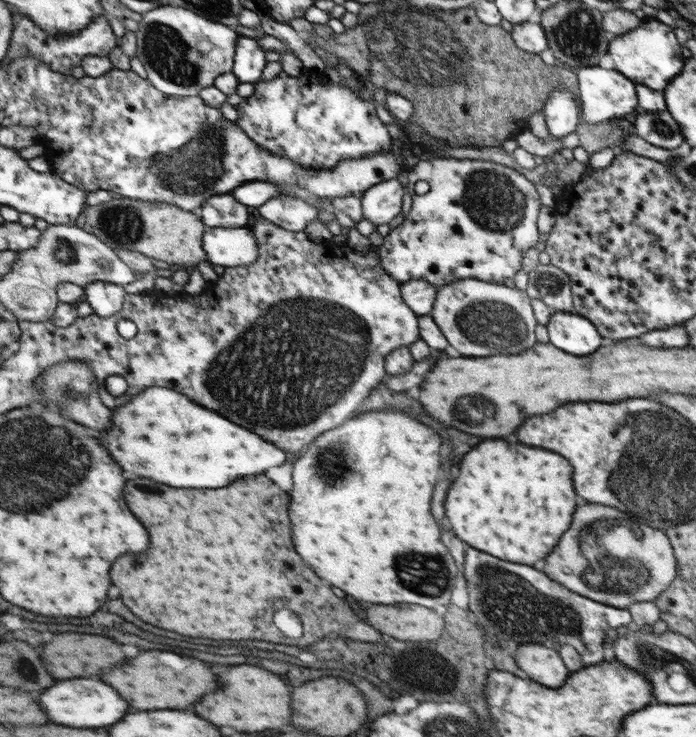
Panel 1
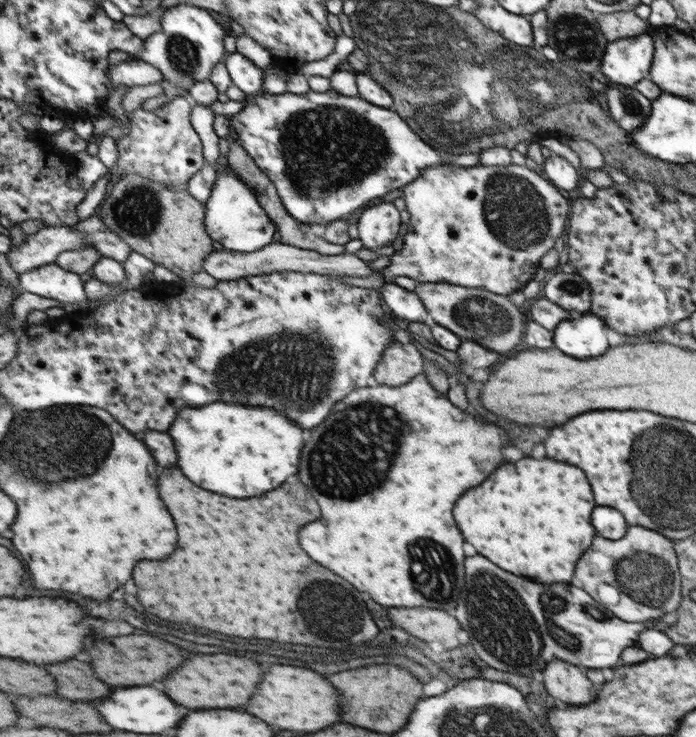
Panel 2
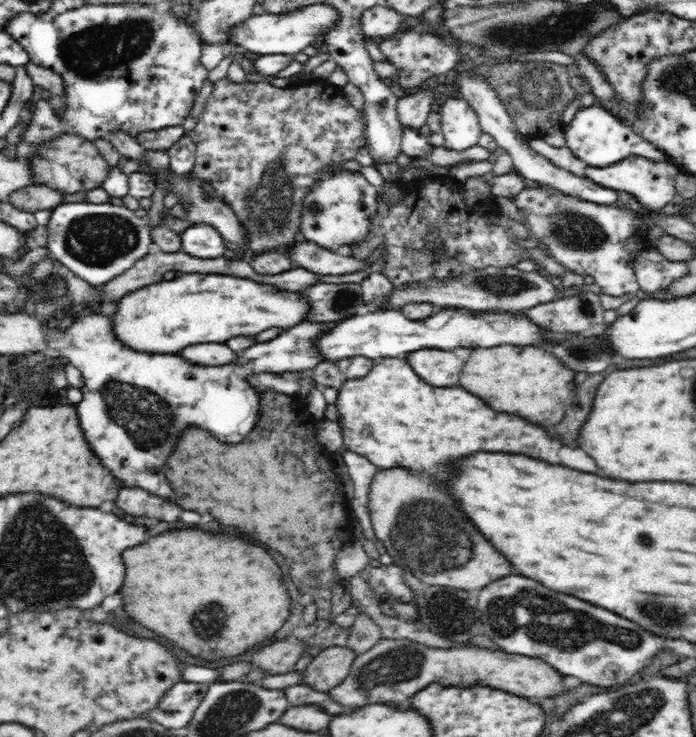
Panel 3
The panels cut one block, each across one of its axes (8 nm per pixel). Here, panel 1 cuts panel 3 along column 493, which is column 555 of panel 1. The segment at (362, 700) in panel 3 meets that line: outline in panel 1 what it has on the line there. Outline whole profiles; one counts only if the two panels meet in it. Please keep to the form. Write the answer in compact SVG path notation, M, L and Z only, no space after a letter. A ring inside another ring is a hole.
M521 643L515 649L515 664L531 680L557 688L567 678L567 670L555 650L543 648L541 644Z

